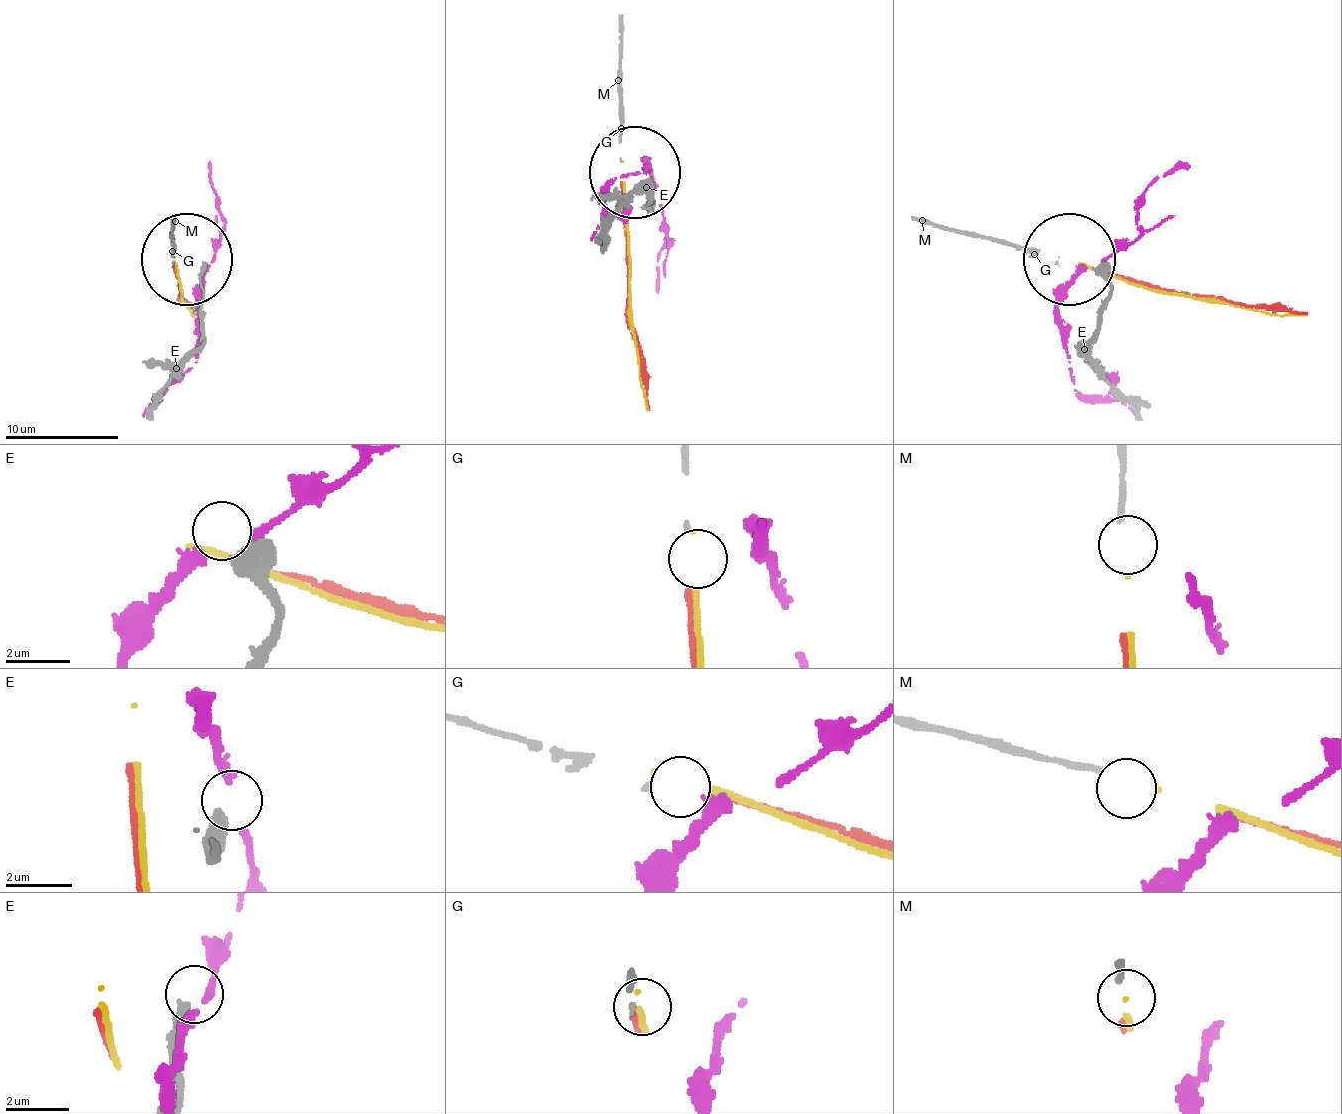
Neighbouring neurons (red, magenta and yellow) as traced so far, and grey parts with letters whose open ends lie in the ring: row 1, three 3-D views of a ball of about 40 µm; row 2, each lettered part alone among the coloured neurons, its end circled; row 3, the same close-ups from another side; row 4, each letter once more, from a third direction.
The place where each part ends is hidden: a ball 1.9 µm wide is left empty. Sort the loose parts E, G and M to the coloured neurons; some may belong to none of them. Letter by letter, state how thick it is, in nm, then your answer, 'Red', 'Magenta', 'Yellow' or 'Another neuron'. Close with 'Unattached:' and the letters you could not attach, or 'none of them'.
E: Thickness 500 nm. Another neuron
G: Thickness 100 nm. Another neuron
M: Thickness 190 nm. Yellow
Unattached: E, G

